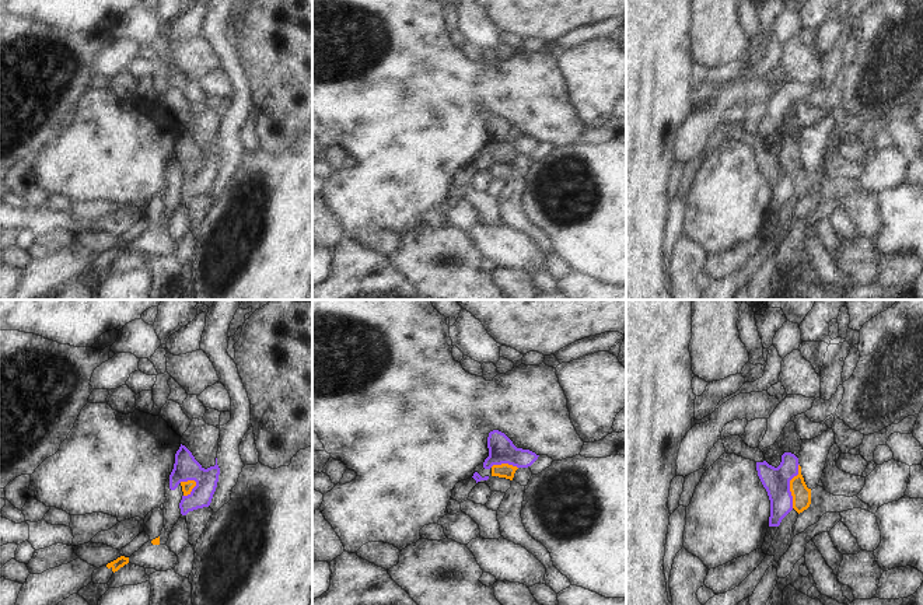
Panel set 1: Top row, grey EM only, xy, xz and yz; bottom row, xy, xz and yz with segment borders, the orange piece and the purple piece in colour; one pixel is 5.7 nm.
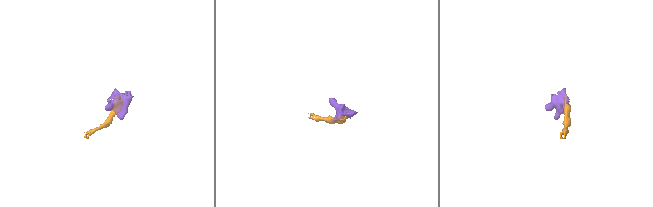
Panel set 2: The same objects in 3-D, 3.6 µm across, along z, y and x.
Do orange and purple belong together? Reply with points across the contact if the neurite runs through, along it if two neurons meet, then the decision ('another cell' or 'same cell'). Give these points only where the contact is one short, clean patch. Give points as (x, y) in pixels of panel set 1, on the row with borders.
across yz (801, 495), (790, 486), (776, 481) | same cell

